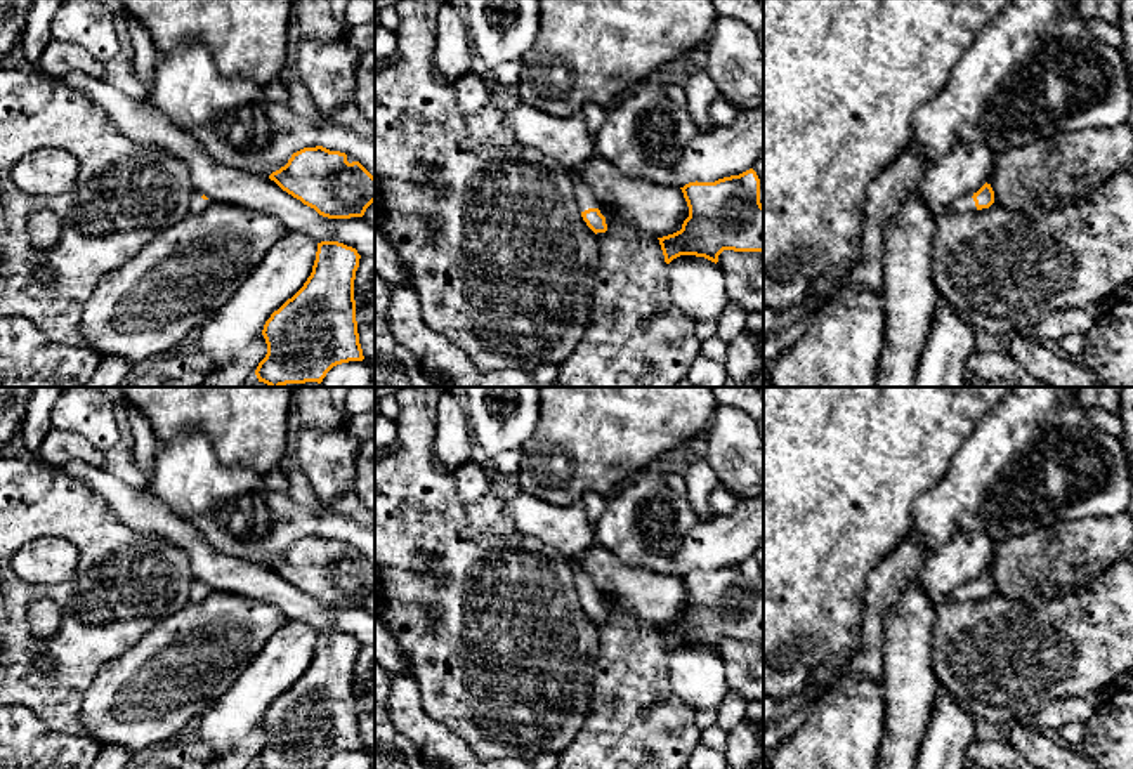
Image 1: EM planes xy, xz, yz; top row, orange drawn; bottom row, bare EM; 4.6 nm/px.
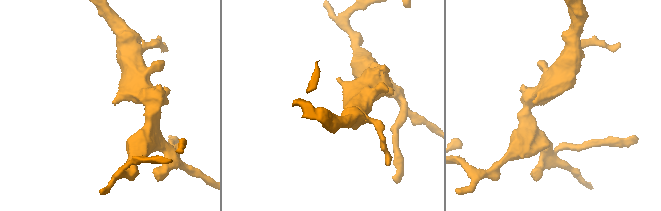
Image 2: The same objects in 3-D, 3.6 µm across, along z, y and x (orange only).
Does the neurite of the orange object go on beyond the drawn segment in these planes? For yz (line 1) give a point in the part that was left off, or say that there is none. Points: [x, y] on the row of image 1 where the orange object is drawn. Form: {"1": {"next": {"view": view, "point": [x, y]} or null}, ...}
{"1": {"next": {"view": "yz", "point": [965, 203]}}}

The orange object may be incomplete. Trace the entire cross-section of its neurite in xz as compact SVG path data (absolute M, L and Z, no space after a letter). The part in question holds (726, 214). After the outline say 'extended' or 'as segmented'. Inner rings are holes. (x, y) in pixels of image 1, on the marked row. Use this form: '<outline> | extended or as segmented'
M753 168L715 182L680 187L689 207L682 229L658 238L665 262L680 255L718 262L724 250L763 252L763 205Z | as segmented

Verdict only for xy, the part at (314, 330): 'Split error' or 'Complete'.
Complete

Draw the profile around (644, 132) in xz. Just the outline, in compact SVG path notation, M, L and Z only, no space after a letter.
M642 83L607 111L593 142L618 172L670 184L671 167L697 132L689 109L675 104L666 87Z

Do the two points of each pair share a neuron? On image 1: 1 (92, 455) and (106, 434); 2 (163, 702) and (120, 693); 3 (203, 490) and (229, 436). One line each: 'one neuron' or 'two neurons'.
1: two neurons
2: one neuron
3: two neurons

